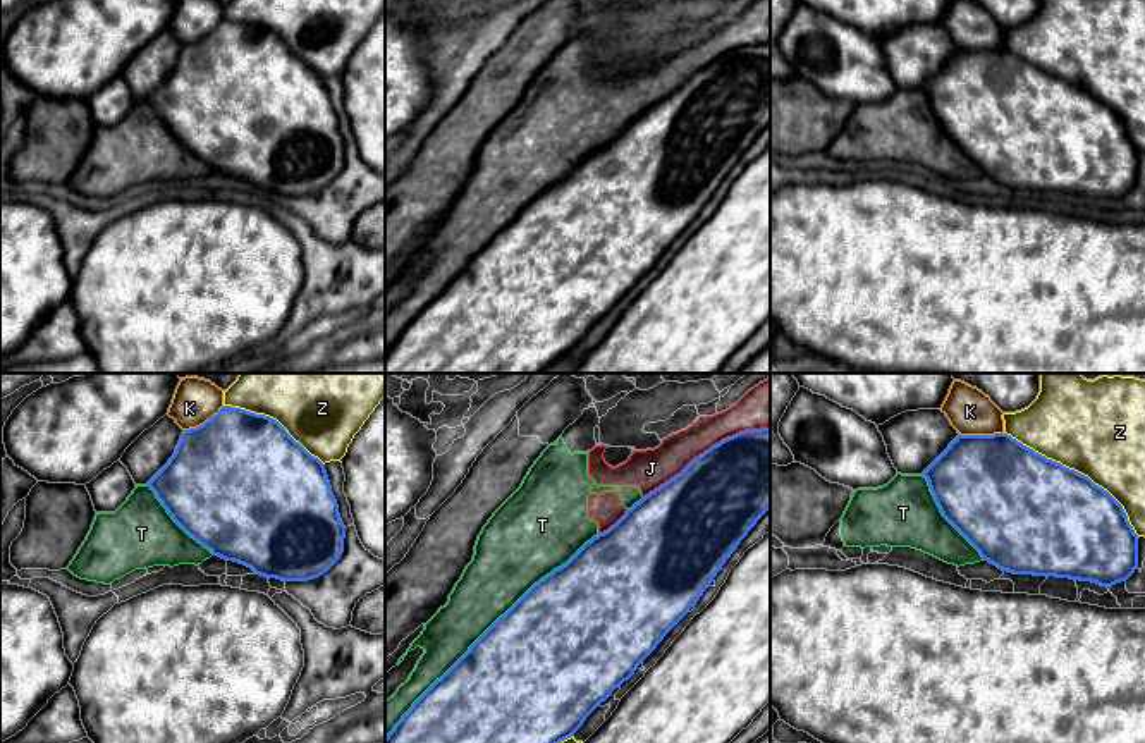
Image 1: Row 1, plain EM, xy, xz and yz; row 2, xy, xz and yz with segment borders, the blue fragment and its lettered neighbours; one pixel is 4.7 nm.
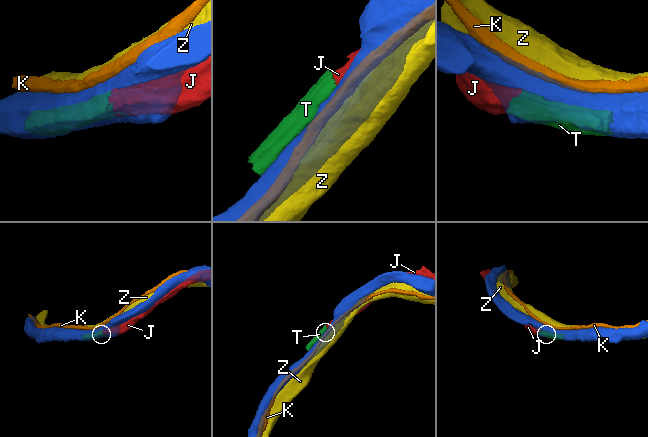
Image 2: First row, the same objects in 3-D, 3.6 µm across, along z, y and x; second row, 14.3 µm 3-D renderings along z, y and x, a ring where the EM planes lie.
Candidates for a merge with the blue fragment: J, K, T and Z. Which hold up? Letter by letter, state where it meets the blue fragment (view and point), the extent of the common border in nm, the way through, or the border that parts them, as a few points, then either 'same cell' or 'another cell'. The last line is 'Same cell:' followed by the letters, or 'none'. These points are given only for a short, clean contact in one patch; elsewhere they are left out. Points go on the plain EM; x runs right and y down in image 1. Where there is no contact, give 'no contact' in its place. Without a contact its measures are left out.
J: meets blue in xz at (705, 66); contact 700 nm long; another cell
K: meets blue in yz at (982, 50); contact 220 nm long; another cell
T: meets blue in xz at (489, 243); contact 1400 nm long; another cell
Z: meets blue in yz at (1080, 88); contact 800 nm long; another cell
Same cell: none

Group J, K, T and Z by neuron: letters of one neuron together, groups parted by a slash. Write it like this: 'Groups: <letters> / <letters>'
Groups: J T / K / Z

